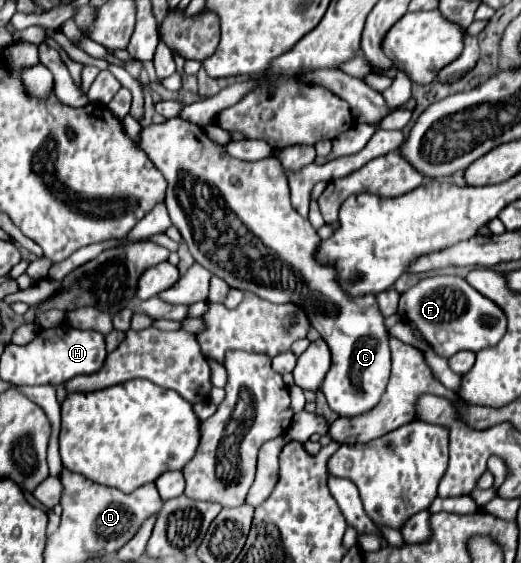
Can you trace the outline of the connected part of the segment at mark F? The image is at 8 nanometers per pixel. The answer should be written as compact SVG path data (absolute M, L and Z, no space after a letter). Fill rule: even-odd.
M435 275L421 279L415 287L405 291L399 301L399 315L409 321L421 337L441 357L451 357L457 351L481 351L495 345L505 333L505 315L493 301L473 291L471 285L455 275Z

